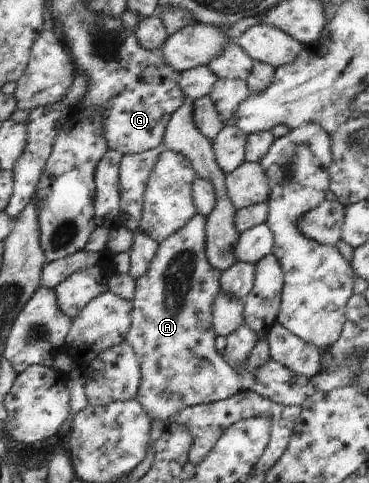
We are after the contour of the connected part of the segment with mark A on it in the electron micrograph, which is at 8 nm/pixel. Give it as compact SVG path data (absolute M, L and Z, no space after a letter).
M196 213L182 229L178 229L178 231L174 231L166 241L162 241L159 244L158 251L156 251L156 255L154 255L154 259L152 259L152 263L150 263L150 267L148 267L148 271L142 275L142 277L138 277L138 279L134 280L134 285L136 285L136 289L134 289L134 297L132 297L132 325L127 334L127 343L134 349L134 353L136 353L136 357L138 357L138 363L140 363L141 370L141 383L138 389L138 395L136 395L135 401L138 401L144 407L144 411L148 413L149 419L154 421L154 419L158 419L158 421L162 421L165 423L172 417L172 415L176 415L176 413L180 413L182 409L186 407L191 407L199 404L208 404L208 403L216 403L216 401L221 401L224 399L228 399L228 397L233 397L237 395L242 390L242 383L240 383L240 375L236 373L236 371L232 370L228 363L225 363L221 355L218 354L218 351L215 349L215 340L217 338L216 333L214 333L214 329L212 329L212 303L214 303L214 297L218 295L220 290L219 280L221 272L213 269L210 266L210 263L207 261L206 253L205 253L205 244L206 244L206 226L207 217L204 215L199 215Z

